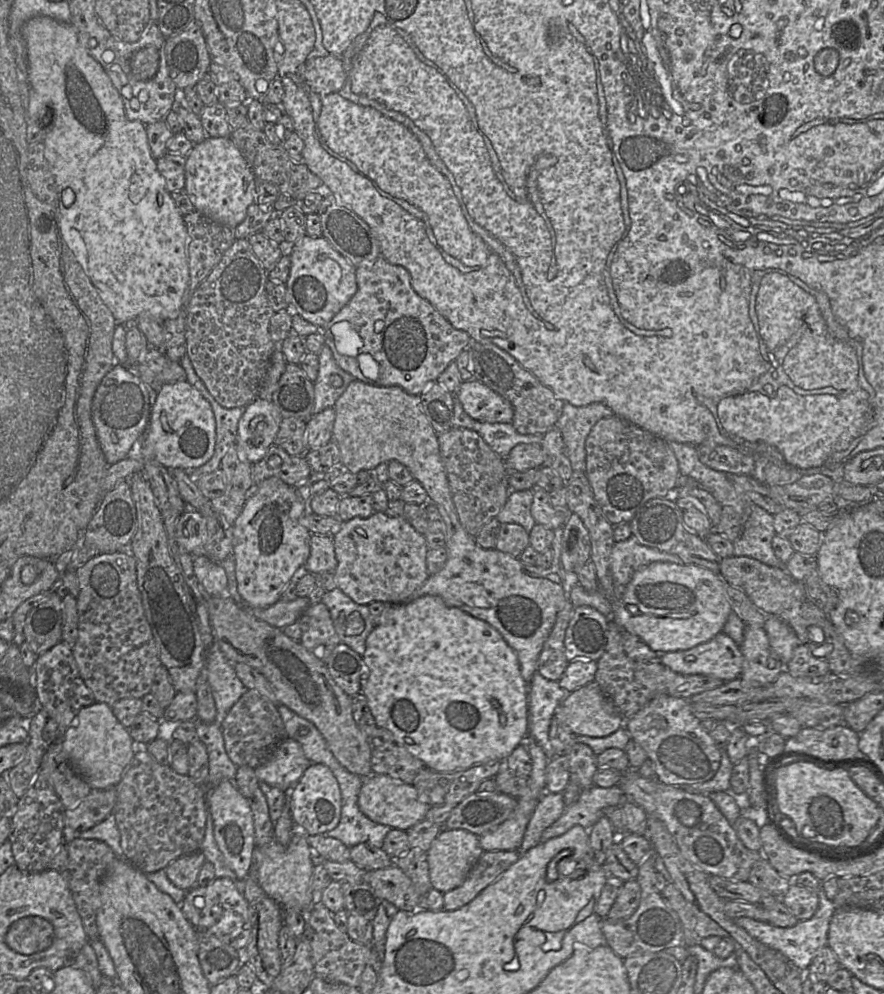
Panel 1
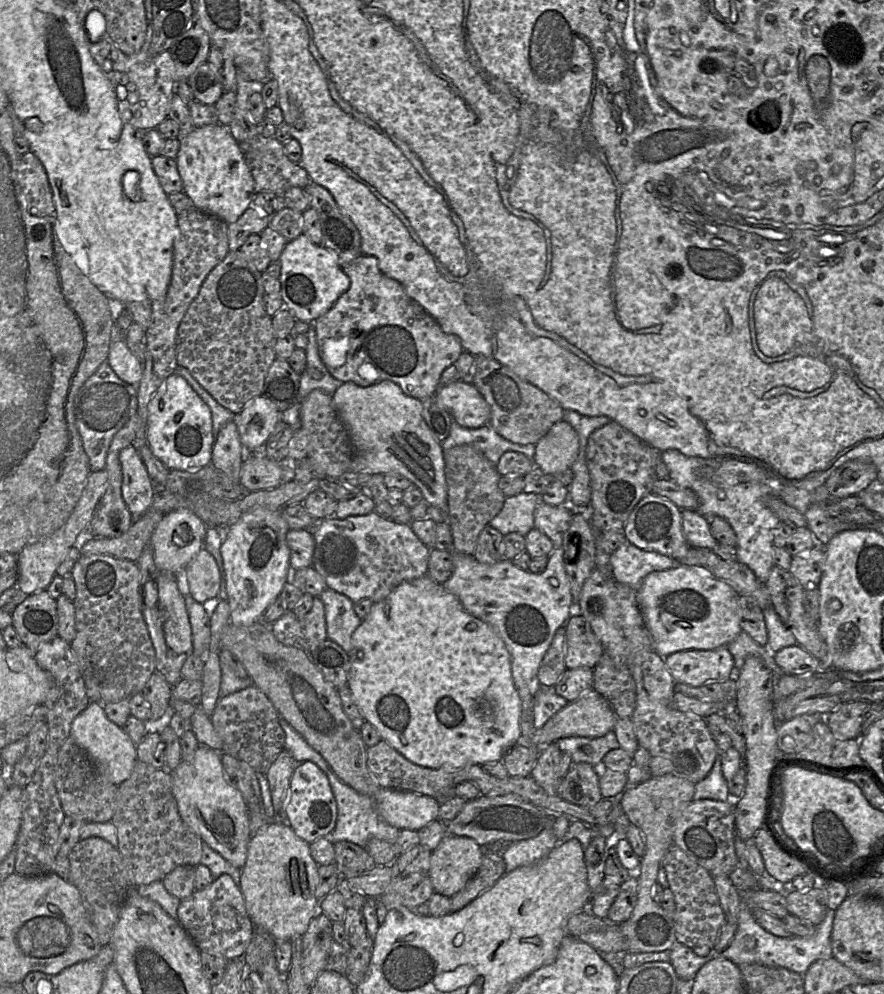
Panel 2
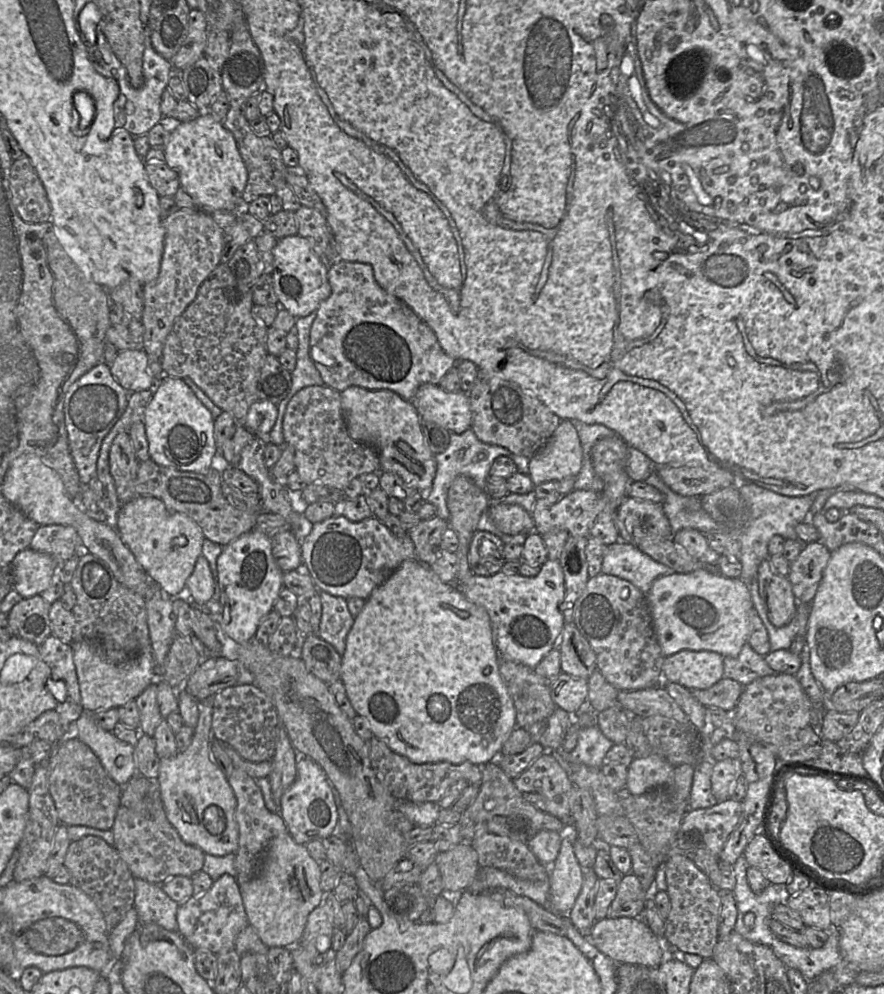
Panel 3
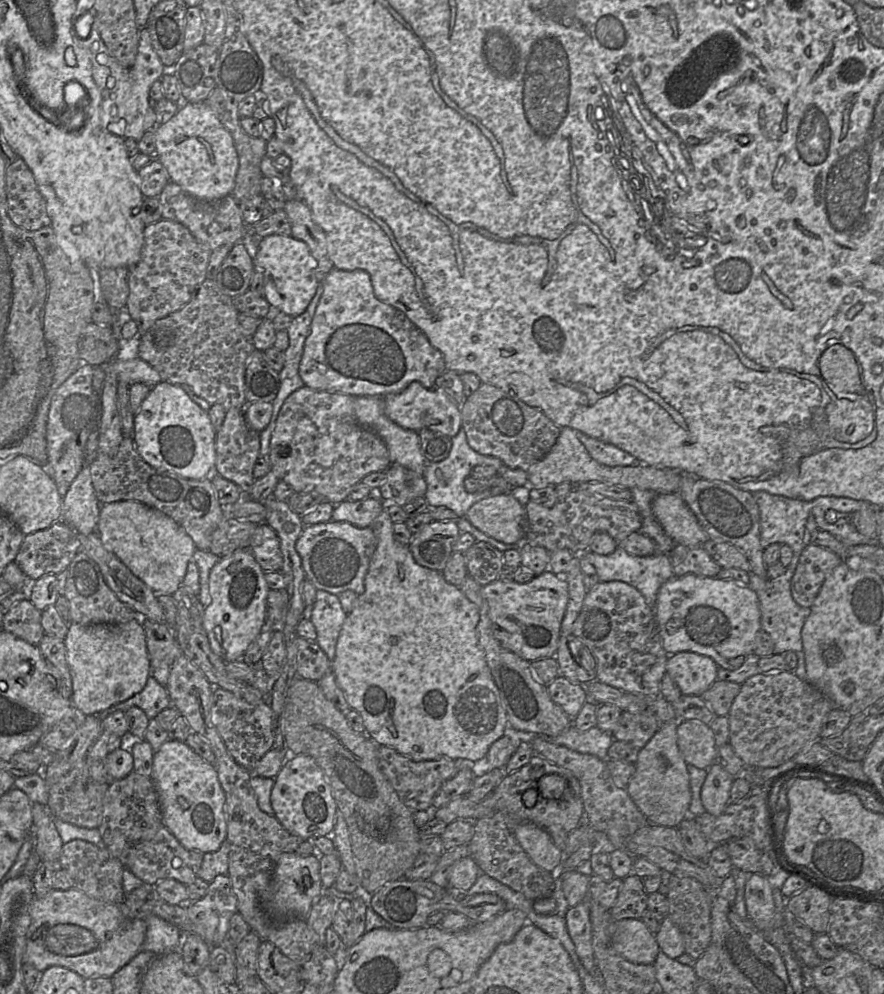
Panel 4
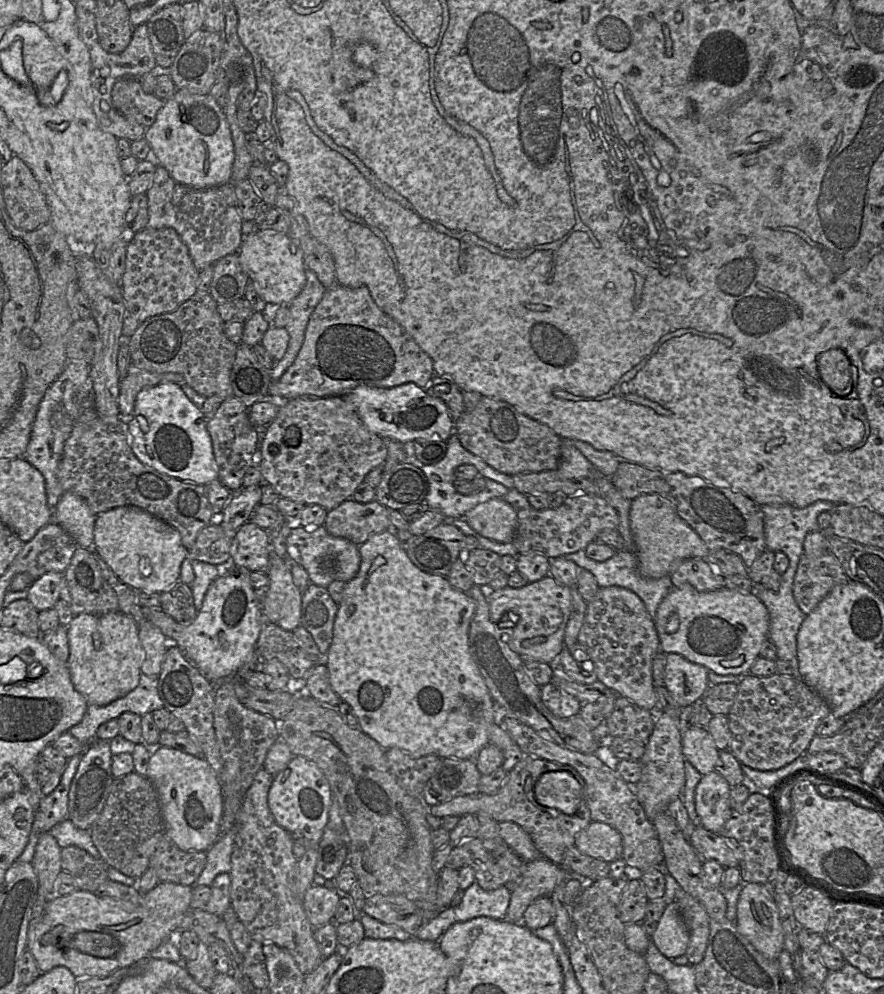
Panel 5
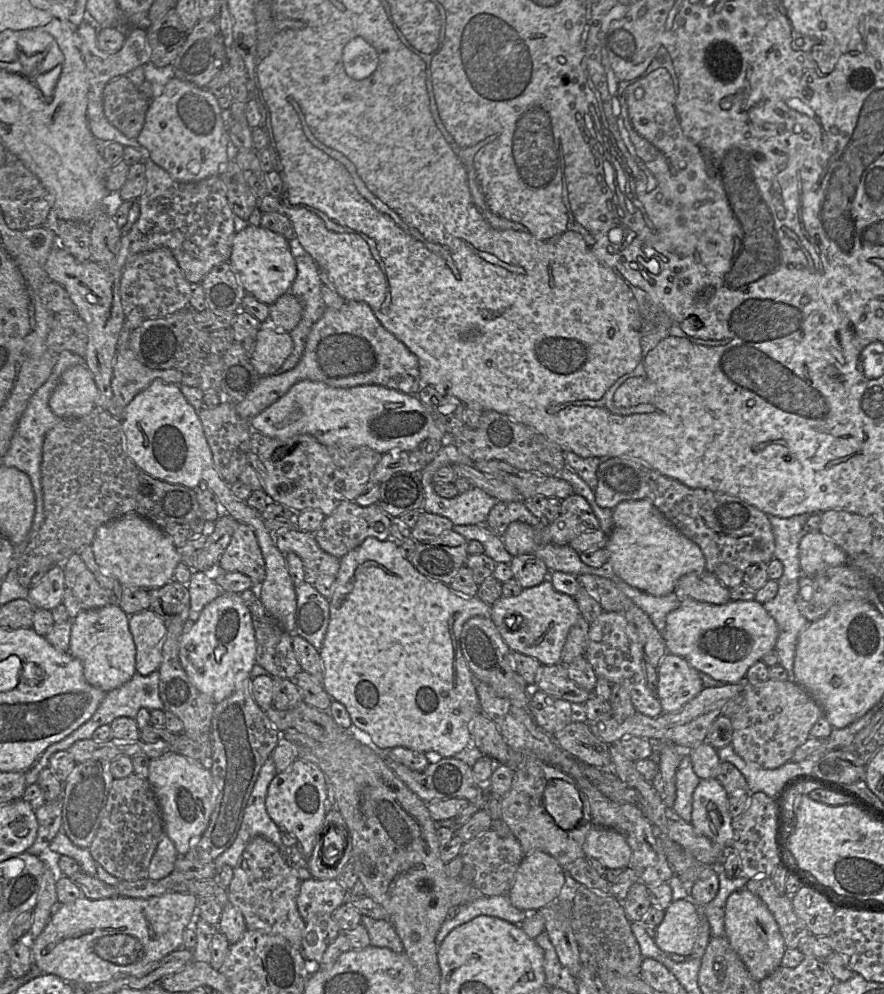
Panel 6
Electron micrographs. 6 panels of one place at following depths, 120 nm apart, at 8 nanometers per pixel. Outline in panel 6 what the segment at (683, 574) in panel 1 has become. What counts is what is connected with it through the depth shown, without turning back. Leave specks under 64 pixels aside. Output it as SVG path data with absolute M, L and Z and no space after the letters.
M687 598L666 616L662 633L669 653L684 658L699 672L725 684L743 683L748 669L776 646L779 630L775 619L755 599L729 600L723 605L709 604Z

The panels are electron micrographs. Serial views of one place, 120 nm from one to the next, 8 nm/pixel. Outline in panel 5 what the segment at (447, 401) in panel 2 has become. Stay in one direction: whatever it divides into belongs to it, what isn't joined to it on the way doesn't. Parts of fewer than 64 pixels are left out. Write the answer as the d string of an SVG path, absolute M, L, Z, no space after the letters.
M409 382L390 388L359 386L341 397L353 405L366 428L382 439L402 443L416 439L446 441L453 433L455 434L455 421L451 418L444 401L430 396L415 383Z

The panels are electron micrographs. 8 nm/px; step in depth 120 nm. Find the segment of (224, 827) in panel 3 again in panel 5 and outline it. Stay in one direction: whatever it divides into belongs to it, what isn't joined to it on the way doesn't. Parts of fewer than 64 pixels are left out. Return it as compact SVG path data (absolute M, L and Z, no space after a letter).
M161 746L149 758L148 779L154 785L164 823L164 835L183 851L207 851L218 839L222 817L219 780L204 758Z

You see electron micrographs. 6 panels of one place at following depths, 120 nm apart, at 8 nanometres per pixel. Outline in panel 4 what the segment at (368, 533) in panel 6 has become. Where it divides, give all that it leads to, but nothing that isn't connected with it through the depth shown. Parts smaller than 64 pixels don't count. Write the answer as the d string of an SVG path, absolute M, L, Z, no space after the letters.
M375 492L363 500L355 502L344 500L335 505L331 520L348 522L357 528L367 528L371 527L382 510L384 510L384 501Z

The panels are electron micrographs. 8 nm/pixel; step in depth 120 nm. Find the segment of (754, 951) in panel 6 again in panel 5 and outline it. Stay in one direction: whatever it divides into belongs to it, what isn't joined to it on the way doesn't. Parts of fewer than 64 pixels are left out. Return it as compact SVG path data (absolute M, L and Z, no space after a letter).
M746 883L737 903L735 924L764 957L778 959L784 949L784 934L779 912L762 884Z

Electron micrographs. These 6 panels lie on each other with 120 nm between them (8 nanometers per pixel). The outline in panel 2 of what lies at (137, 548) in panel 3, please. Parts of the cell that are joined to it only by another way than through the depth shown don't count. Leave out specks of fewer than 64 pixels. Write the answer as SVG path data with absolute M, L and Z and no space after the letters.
M177 509L165 515L157 524L149 541L156 567L174 575L185 571L200 549L204 549L206 530L206 525L191 510Z

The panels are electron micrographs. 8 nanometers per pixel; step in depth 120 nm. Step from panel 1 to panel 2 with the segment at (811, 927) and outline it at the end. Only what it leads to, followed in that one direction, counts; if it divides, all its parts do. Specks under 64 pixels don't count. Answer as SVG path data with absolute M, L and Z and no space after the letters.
M740 900L737 927L745 930L747 935L756 939L756 946L746 950L748 957L744 964L761 964L769 968L786 968L790 971L804 975L810 965L820 959L833 957L831 946L831 933L833 929L835 911L828 909L823 921L816 926L815 933L809 937L791 936L787 938L775 936L761 927L754 919L752 910Z

